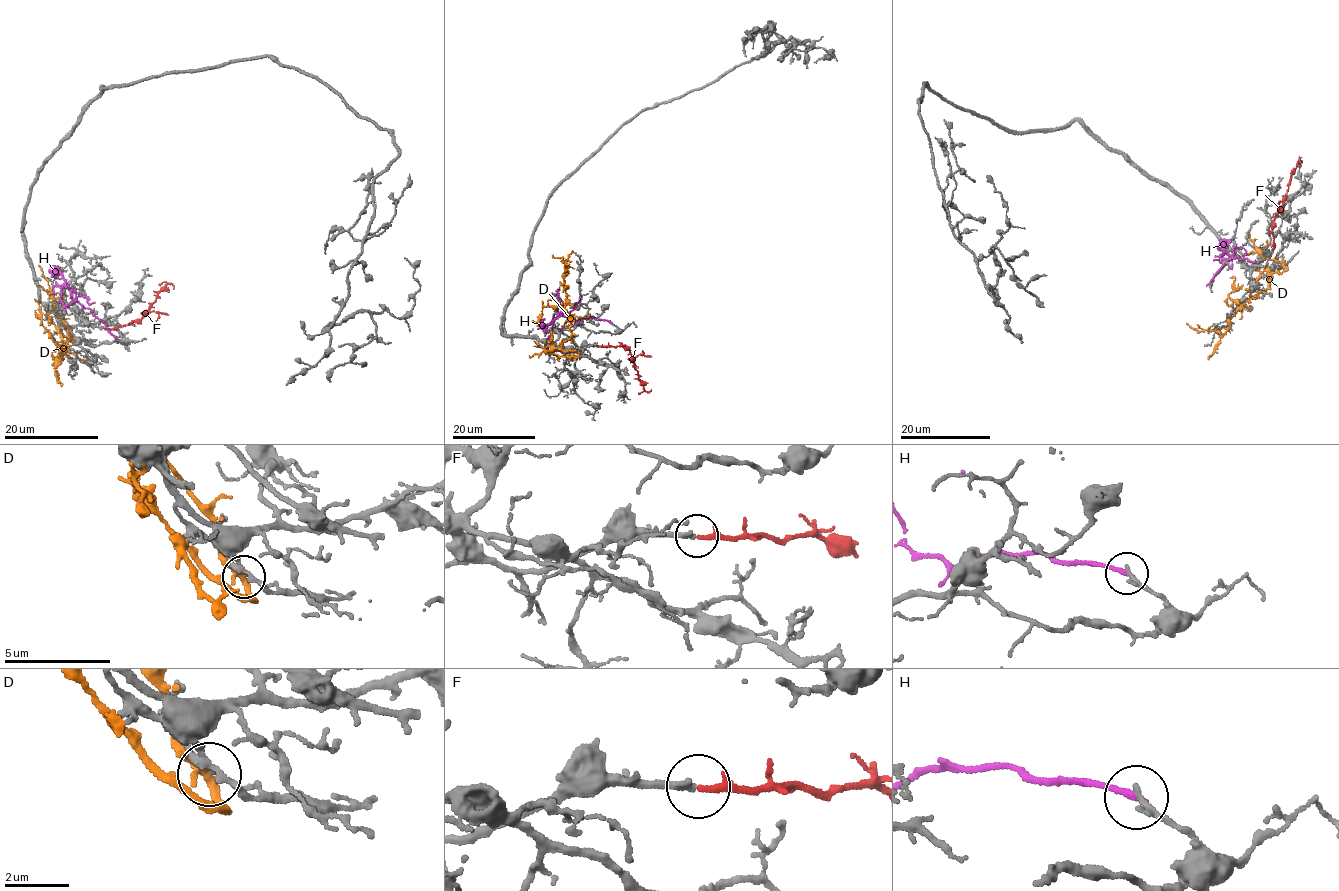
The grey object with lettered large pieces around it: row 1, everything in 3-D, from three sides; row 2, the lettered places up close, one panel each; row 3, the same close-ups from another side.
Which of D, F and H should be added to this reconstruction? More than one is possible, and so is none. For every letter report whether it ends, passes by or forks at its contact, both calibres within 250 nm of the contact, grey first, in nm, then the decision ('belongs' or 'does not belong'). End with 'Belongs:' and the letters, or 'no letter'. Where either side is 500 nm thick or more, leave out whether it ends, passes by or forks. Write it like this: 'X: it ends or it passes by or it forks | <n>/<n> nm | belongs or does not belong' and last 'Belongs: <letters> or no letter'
D: it forks | 80/200 nm | does not belong
F: it ends | 280/200 nm | belongs
H: it ends | 200/190 nm | does not belong
Belongs: F

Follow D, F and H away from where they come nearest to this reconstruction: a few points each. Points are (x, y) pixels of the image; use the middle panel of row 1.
D: (576, 357), (577, 351), (561, 349), (571, 335), (565, 309), (566, 265), (561, 257), (553, 255)
F: (598, 345), (629, 350), (637, 378), (645, 391), (651, 390)
H: (610, 322), (591, 318), (576, 320), (559, 313), (550, 336)

